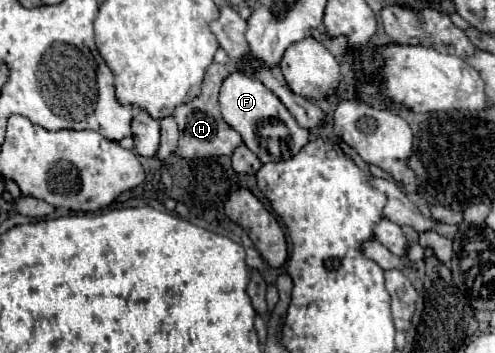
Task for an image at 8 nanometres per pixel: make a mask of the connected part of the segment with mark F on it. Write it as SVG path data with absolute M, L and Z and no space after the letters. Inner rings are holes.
M233 70L231 74L227 74L227 78L221 84L219 104L223 120L241 134L247 148L253 154L257 154L261 162L277 162L295 156L309 142L309 130L297 126L289 110L281 106L281 100L269 88L265 88L257 78L245 72ZM275 122L279 124L275 126Z

